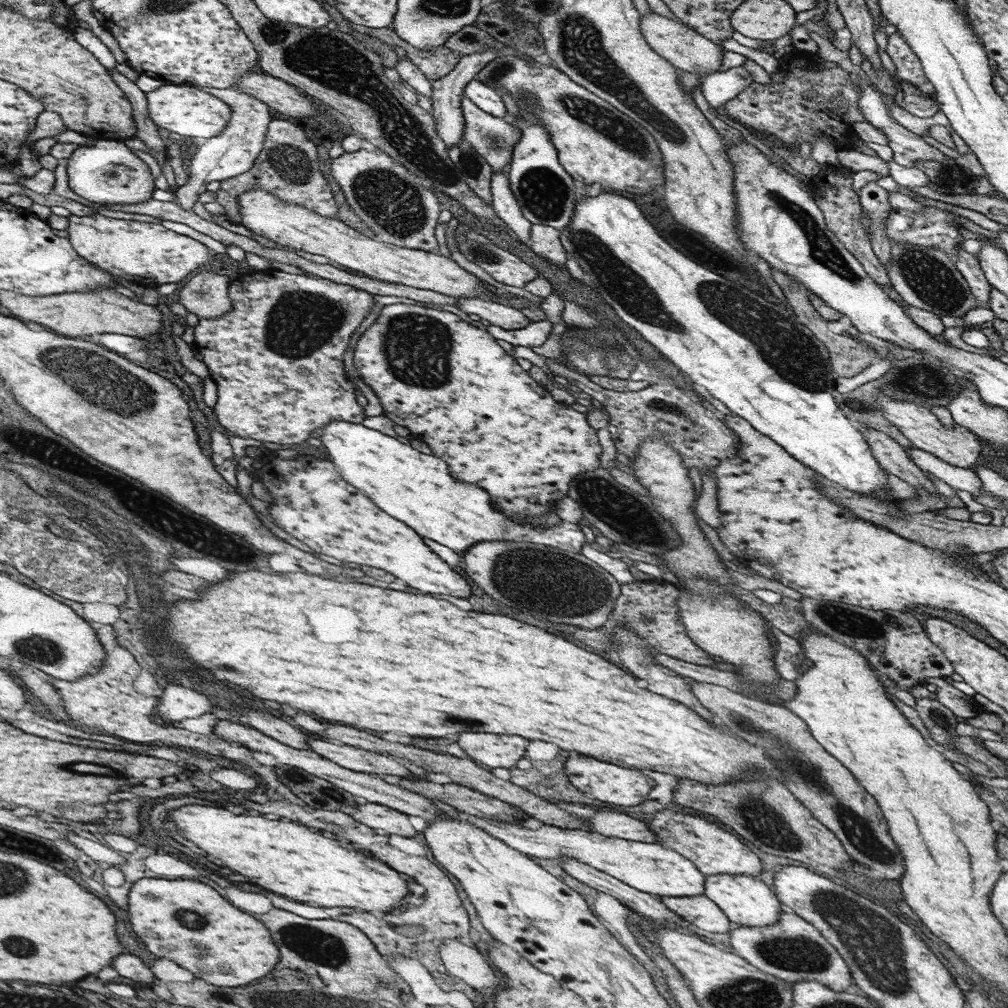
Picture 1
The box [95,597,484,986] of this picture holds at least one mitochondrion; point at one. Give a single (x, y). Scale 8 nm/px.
(316, 946)

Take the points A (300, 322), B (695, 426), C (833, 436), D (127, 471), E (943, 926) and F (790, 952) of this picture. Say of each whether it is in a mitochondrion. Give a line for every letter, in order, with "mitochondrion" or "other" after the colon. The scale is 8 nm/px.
A: mitochondrion
B: mitochondrion
C: other
D: other
E: other
F: mitochondrion

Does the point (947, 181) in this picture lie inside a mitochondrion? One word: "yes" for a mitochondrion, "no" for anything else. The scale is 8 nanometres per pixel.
no

